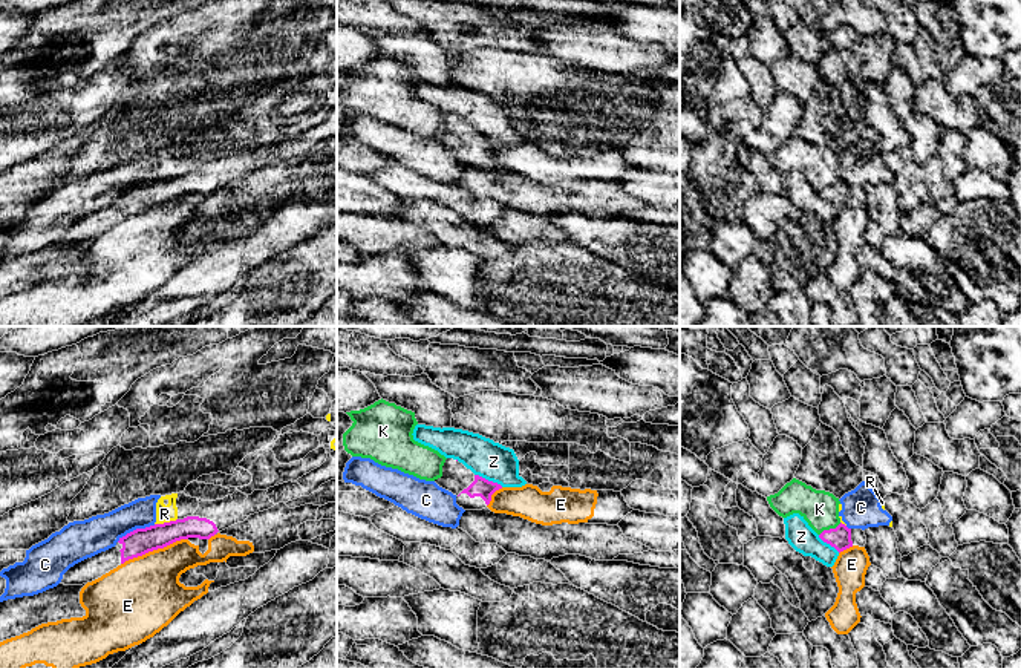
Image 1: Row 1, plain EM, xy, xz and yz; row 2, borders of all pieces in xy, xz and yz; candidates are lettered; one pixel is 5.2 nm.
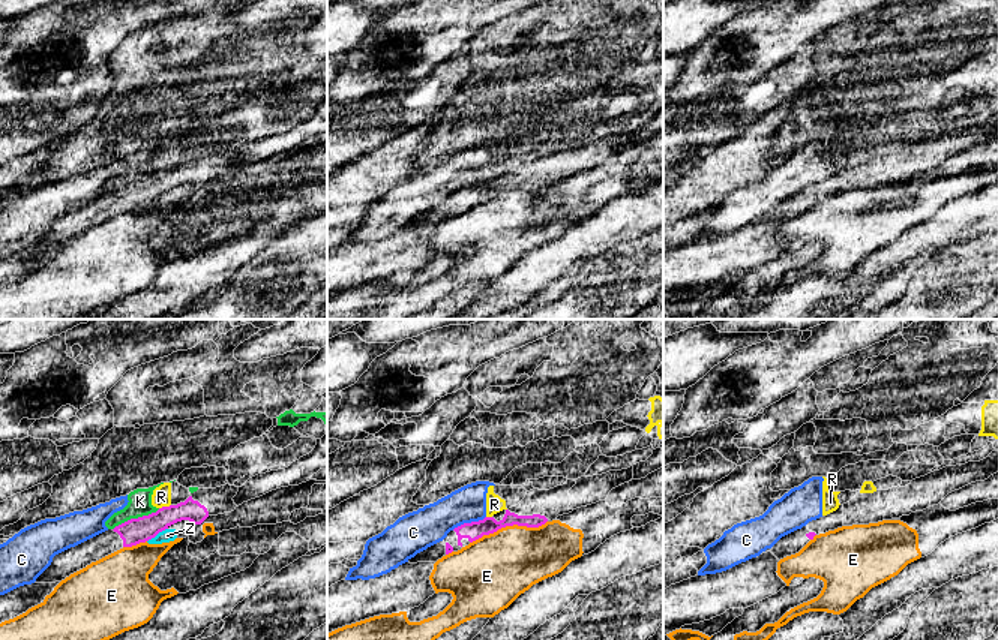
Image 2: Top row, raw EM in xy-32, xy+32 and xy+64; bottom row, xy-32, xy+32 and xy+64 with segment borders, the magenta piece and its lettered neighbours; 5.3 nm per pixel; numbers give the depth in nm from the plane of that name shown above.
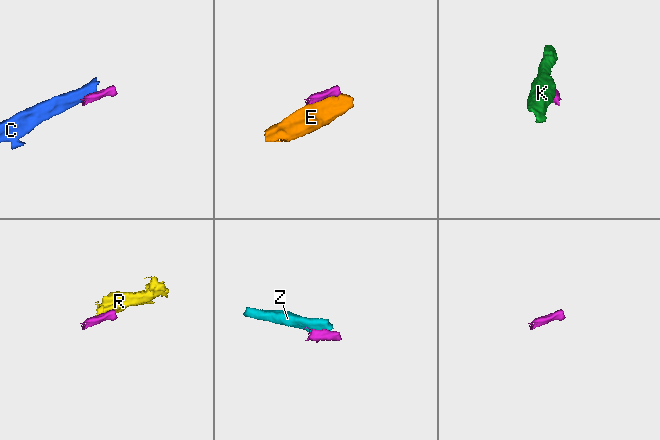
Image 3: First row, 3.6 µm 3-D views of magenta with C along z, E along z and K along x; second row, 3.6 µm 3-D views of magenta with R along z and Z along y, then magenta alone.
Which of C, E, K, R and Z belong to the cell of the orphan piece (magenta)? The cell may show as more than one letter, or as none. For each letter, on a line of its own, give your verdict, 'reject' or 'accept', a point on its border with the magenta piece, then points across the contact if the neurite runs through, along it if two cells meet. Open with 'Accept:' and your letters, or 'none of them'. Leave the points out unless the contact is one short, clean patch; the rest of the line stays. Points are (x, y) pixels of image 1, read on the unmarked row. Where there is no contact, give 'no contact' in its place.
Accept: none of them
C: reject | xy (137, 186) | along xy (155, 181), (137, 184), (117, 198)
E: reject | xy (153, 206)
K: reject | yz (830, 186)
R: reject | xy (166, 180) | along xy (176, 175), (155, 181)
Z: reject | xz (487, 137) | along xz (475, 130), (502, 143)

